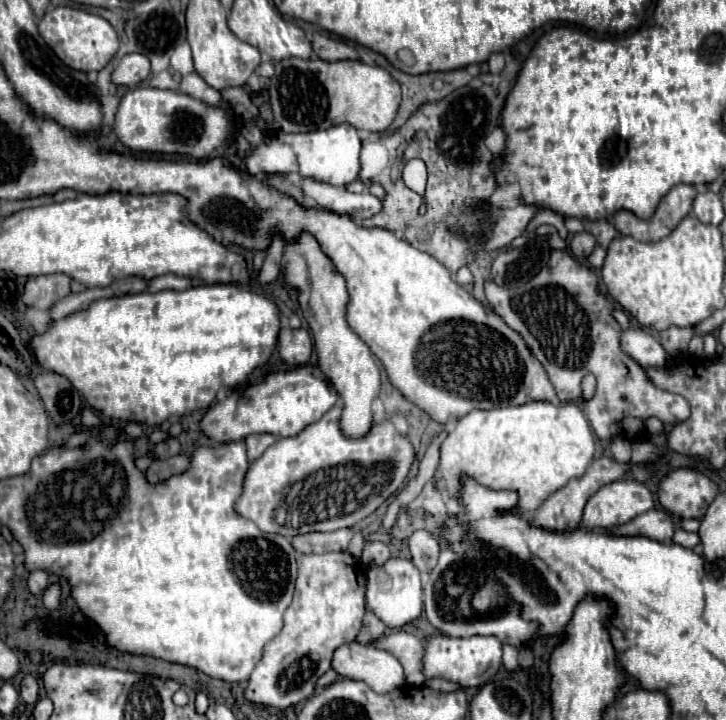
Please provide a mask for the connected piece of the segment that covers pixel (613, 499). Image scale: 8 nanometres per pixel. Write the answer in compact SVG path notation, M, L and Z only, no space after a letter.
M615 480L601 486L585 504L585 528L613 528L653 508L653 494L637 480Z

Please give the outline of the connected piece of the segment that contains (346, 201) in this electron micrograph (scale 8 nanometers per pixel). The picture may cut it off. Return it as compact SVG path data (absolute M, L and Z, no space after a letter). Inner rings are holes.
M305 178L301 182L301 190L307 196L307 202L323 206L341 216L351 216L353 220L371 218L383 208L383 202L367 190L361 194L351 194L341 186L329 186L311 178Z

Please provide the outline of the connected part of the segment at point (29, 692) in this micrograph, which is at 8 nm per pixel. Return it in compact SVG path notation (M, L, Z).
M25 676L21 680L21 690L19 690L19 696L25 704L35 704L37 698L39 698L39 684L33 676Z

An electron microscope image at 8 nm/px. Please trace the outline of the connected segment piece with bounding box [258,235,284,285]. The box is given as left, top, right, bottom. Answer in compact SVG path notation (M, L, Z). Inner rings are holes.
M274 235L258 275L258 282L260 285L270 284L279 277L283 250L284 241L278 235Z

